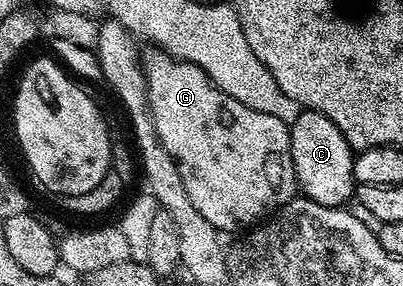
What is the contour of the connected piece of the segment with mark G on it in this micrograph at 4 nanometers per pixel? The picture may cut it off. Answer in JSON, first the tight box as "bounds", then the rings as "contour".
{"bounds":[141,49,297,233],"contour":[[[162,49],[150,50],[142,52],[141,62],[151,120],[161,145],[175,158],[181,181],[185,181],[185,193],[189,193],[189,201],[193,201],[193,209],[221,233],[238,232],[296,198],[297,180],[288,123],[277,121],[277,117],[269,113],[257,113],[257,109],[249,109],[249,105],[241,105],[241,101],[225,94],[197,65],[176,59]]]}

